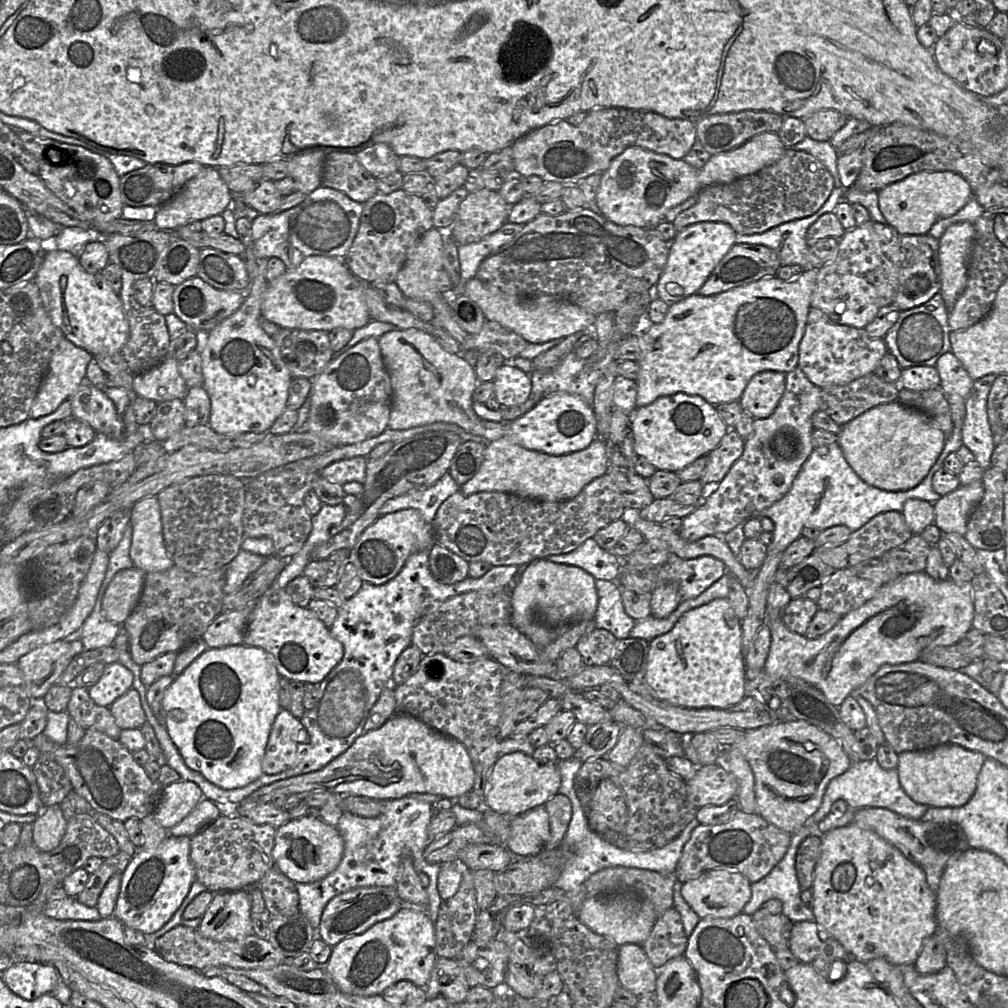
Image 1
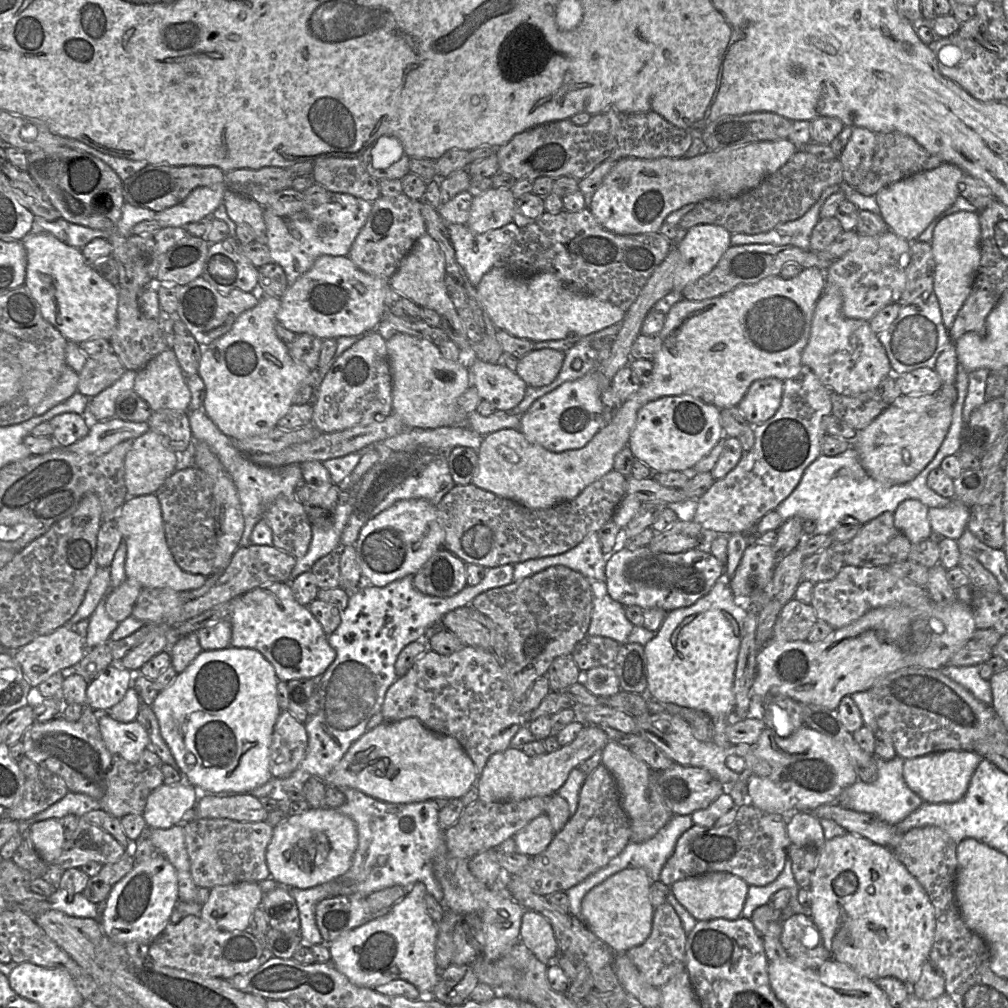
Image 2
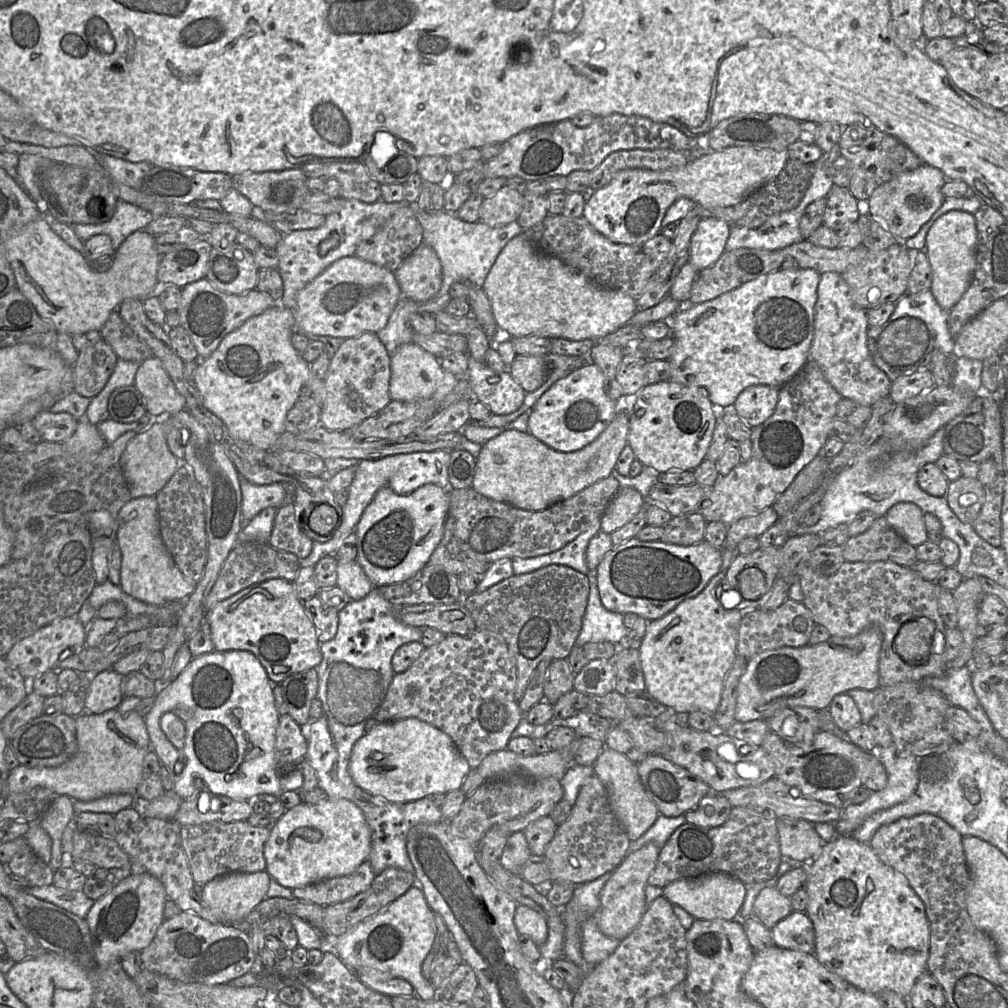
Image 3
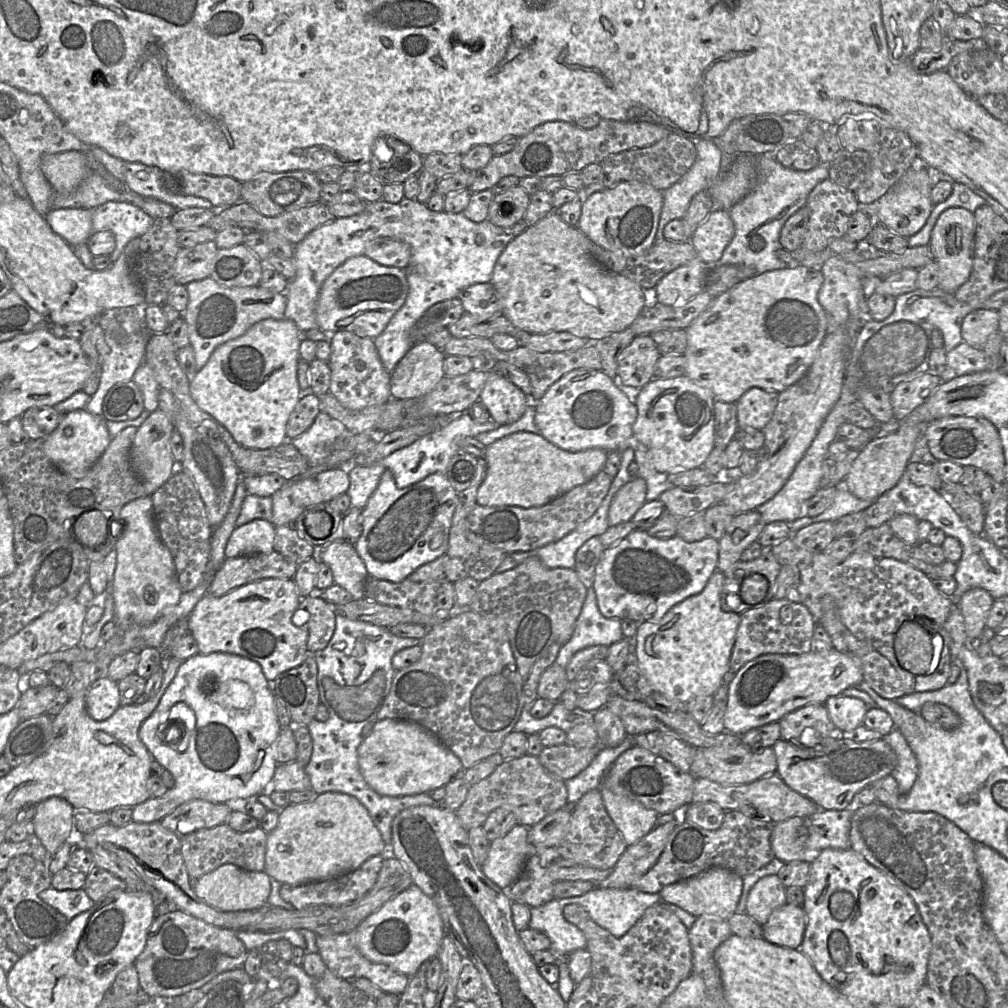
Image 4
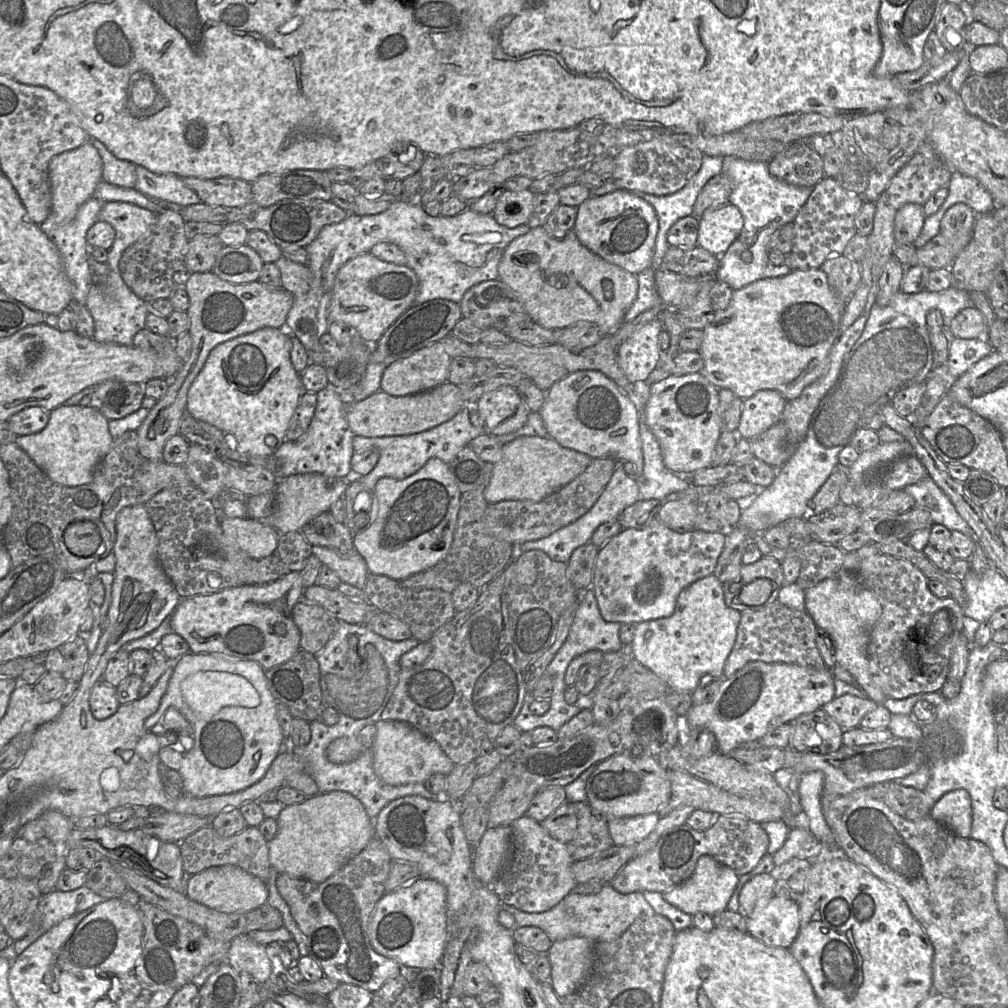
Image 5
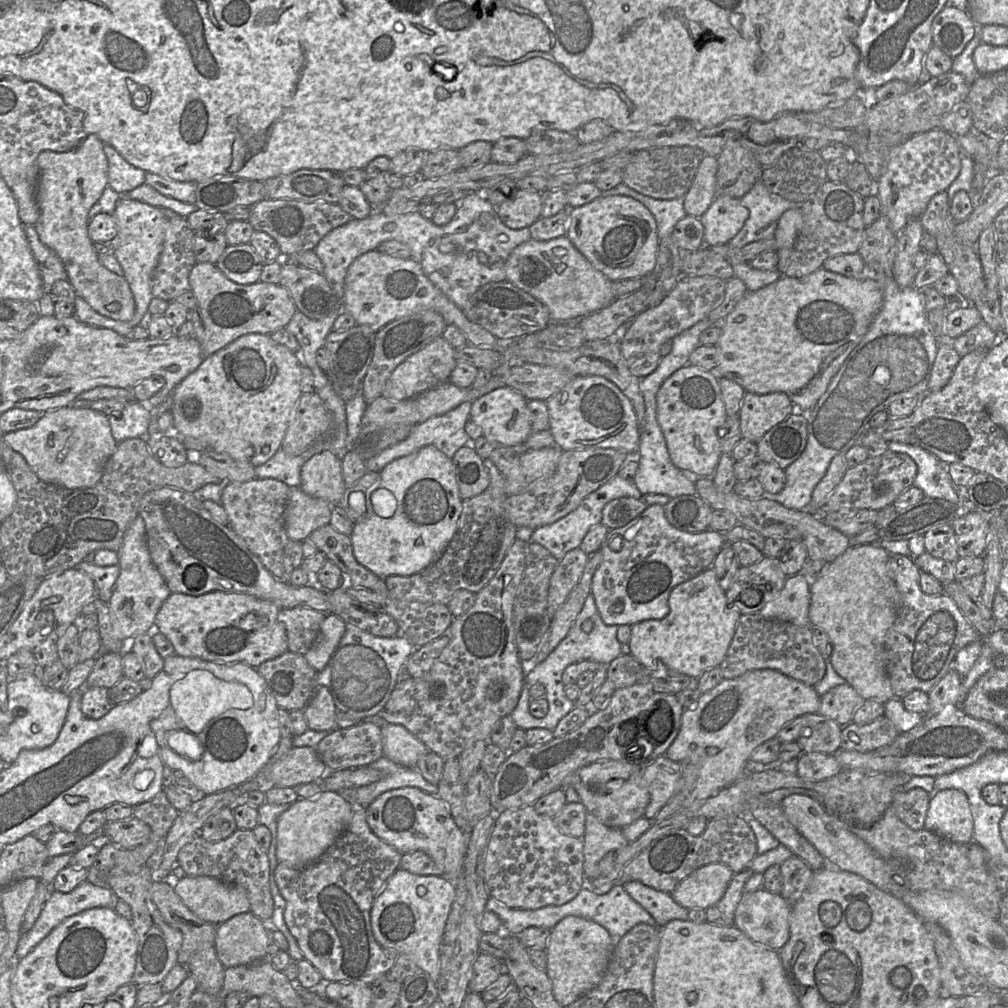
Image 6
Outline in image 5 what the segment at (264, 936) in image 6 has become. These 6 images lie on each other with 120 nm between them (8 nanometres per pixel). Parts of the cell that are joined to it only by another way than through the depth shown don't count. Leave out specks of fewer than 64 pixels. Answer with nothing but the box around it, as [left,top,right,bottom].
[226,934,272,984]

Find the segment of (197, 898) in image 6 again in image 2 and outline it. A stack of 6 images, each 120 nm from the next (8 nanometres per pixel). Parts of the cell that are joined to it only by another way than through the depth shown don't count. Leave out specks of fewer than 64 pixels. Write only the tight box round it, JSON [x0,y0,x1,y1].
[201,882,264,931]

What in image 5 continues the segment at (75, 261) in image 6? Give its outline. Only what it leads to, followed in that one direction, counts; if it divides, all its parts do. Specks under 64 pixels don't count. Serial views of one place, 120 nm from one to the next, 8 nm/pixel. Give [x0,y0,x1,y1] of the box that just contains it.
[48,141,102,224]

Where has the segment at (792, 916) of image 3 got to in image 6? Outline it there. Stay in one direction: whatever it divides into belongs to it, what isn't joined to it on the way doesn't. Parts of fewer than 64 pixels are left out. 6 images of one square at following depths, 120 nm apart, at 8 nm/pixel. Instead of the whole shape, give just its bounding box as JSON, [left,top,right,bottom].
[734,888,792,951]

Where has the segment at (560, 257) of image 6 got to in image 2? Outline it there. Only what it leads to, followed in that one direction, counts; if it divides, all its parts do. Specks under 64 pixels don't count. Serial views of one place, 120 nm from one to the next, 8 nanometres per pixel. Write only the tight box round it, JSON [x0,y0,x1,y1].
[476,266,625,342]

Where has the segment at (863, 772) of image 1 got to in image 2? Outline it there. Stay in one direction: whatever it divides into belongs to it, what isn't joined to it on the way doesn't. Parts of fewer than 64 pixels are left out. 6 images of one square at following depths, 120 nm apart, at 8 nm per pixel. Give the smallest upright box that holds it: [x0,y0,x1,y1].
[831,755,924,825]

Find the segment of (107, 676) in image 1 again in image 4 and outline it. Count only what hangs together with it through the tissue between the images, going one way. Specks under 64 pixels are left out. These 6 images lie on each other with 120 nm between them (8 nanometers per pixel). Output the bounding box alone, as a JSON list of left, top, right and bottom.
[87,677,120,721]

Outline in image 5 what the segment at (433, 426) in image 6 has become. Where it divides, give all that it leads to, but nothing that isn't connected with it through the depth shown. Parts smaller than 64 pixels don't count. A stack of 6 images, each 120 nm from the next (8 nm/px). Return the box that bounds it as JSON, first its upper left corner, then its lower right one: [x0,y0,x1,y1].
[351,406,487,491]

